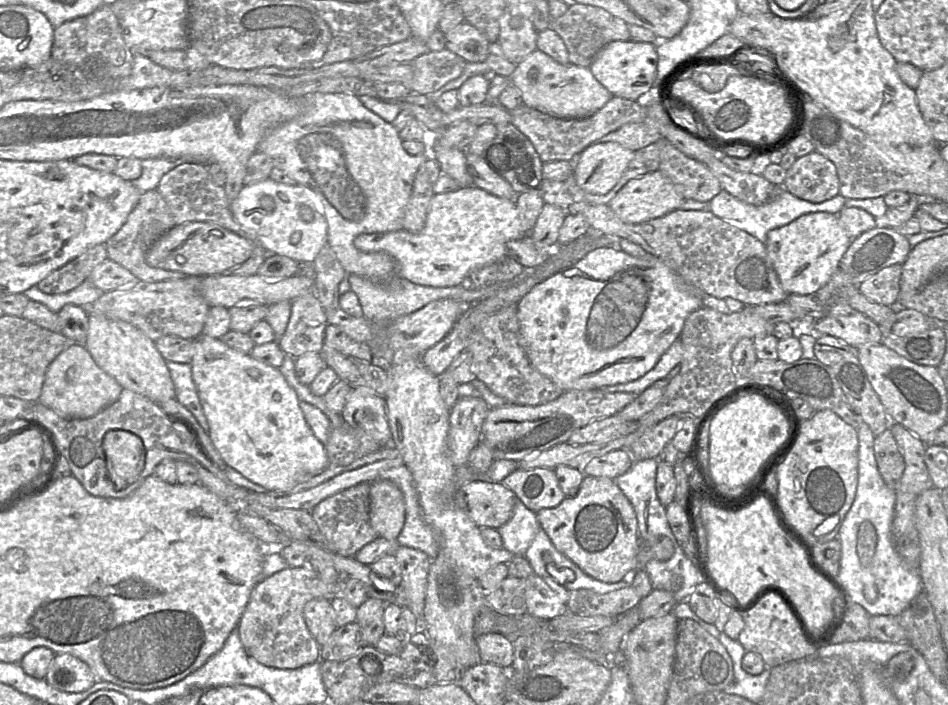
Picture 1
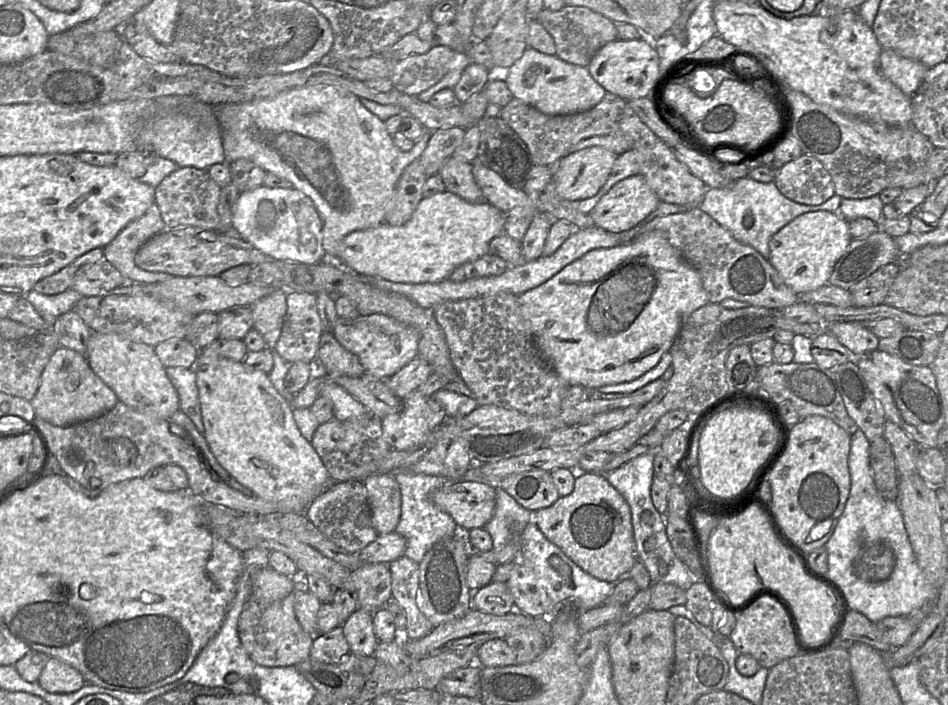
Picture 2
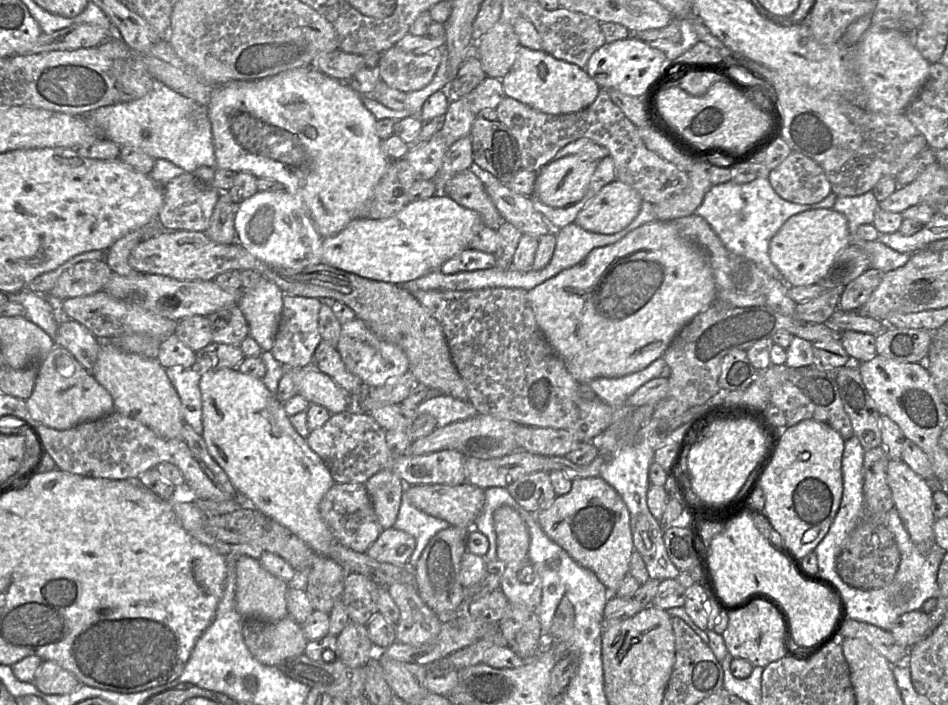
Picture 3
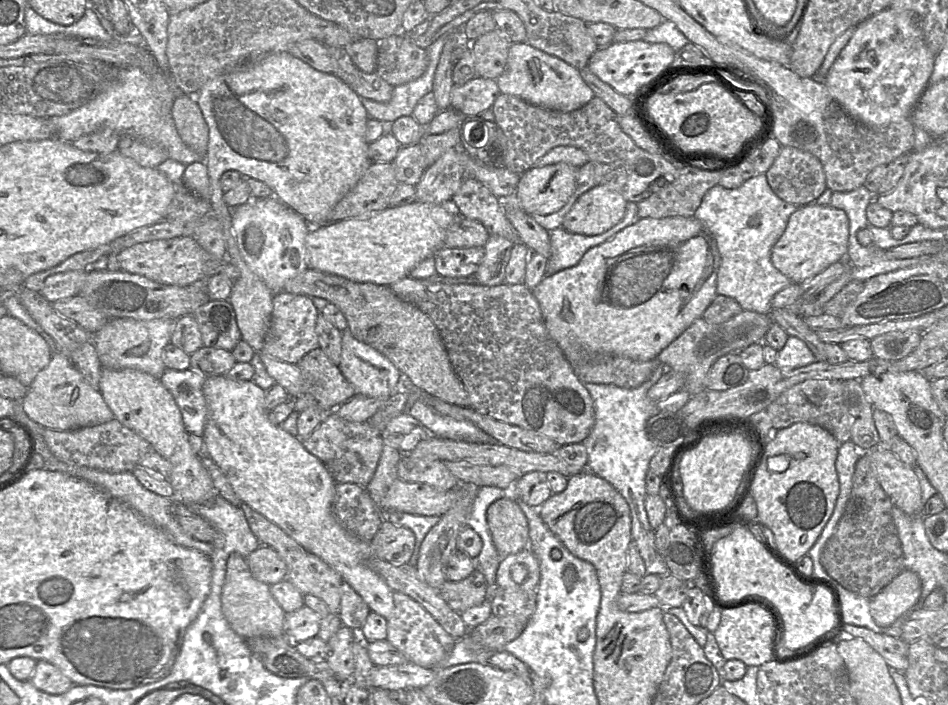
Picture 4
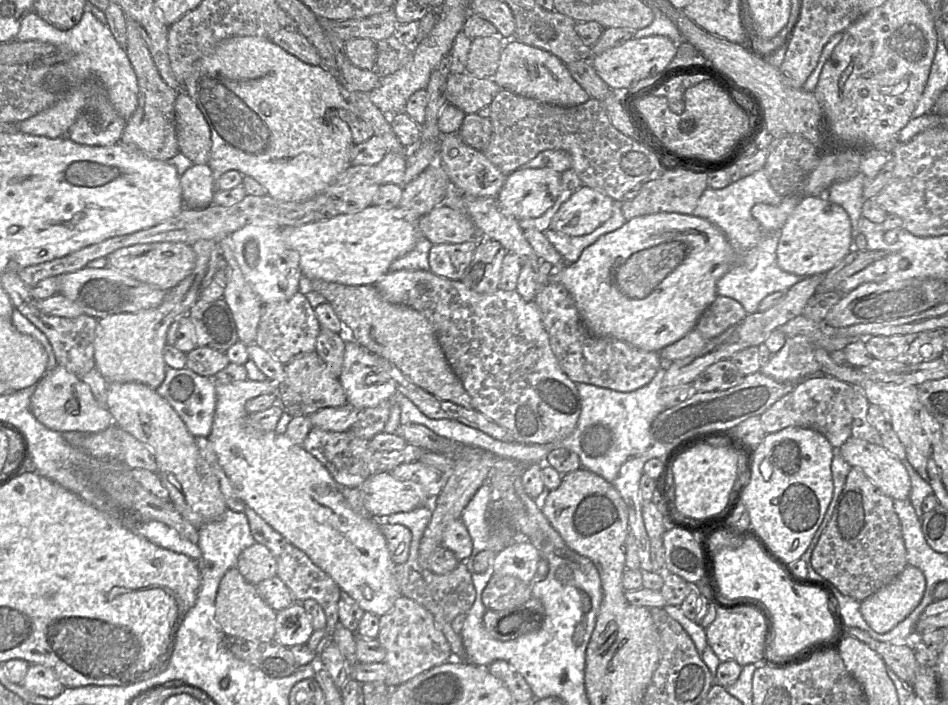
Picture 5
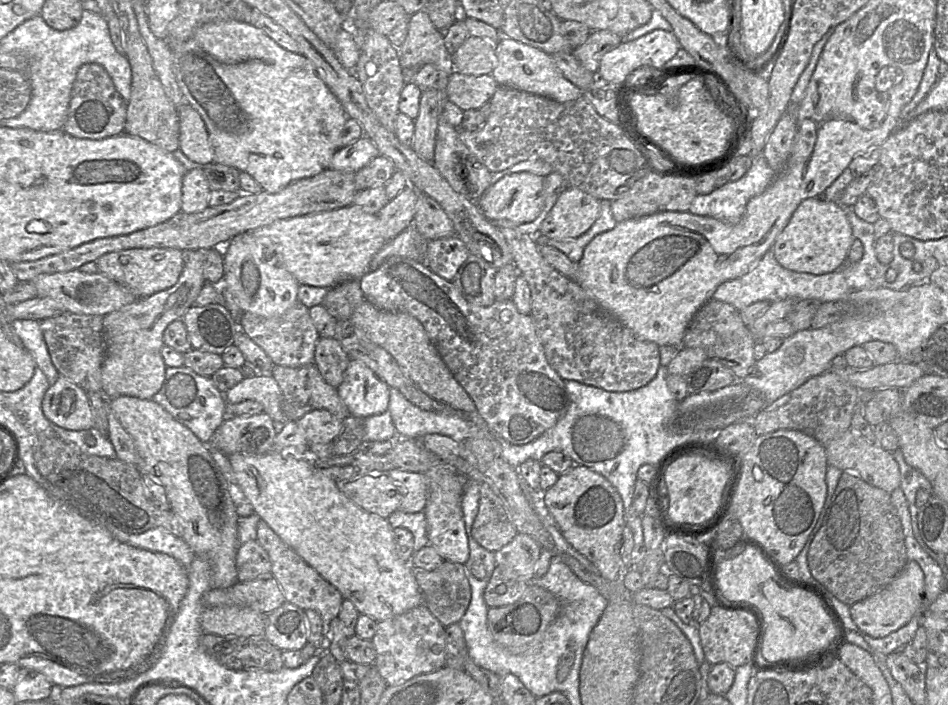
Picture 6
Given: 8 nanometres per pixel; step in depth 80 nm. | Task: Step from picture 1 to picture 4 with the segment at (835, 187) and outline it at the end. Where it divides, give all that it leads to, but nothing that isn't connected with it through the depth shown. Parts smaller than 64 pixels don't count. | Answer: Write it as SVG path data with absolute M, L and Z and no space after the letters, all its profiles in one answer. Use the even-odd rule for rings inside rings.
M782 147L765 175L772 191L780 199L798 206L814 202L827 189L819 159L793 147Z

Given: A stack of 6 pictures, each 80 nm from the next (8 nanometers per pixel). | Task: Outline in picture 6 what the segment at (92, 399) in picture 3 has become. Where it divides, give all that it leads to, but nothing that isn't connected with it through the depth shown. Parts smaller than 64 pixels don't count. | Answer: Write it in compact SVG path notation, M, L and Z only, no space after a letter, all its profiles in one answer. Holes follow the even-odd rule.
M59 374L42 400L44 416L53 424L68 430L87 430L94 427L88 393Z

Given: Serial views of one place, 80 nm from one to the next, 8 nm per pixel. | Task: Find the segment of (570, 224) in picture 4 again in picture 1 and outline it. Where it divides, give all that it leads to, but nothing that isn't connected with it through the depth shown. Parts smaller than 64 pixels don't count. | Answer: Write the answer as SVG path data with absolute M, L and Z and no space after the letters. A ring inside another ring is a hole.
M656 170L629 180L608 205L623 222L639 224L679 210L685 200Z

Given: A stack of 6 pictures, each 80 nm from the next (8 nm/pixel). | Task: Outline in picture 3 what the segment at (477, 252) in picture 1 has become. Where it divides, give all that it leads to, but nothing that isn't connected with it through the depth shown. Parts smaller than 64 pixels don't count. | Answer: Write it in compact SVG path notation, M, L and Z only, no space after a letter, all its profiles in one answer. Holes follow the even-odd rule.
M445 193L409 202L394 216L386 219L357 218L339 233L323 238L322 263L375 281L401 285L440 270L448 259L469 248L471 239L483 224L479 214L457 204Z

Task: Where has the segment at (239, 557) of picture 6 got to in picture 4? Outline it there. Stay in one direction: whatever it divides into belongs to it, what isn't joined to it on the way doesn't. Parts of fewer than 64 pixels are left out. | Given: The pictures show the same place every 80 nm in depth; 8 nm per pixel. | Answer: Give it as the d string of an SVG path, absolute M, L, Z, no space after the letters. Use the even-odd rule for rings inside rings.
M261 545L245 557L252 575L259 581L272 585L287 577L287 566L279 554Z

